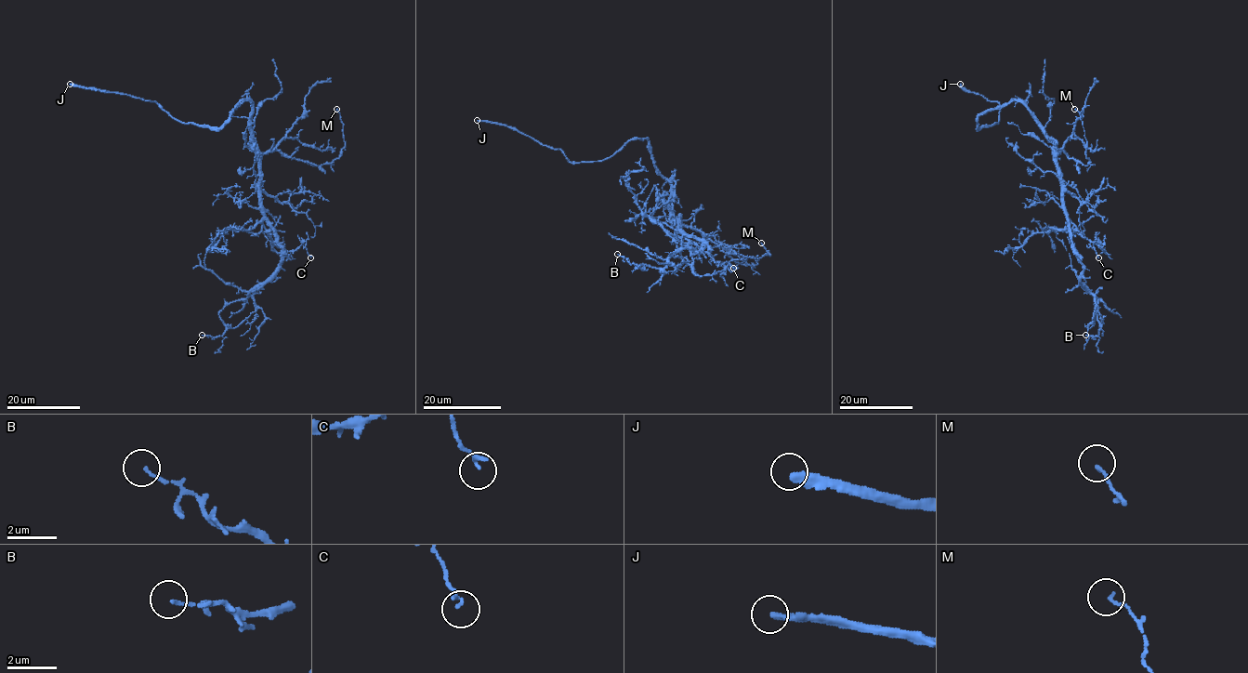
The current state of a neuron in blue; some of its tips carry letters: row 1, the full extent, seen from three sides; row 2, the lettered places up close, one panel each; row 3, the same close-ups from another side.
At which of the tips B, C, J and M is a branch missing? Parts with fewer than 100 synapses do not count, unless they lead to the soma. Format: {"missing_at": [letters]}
{"missing_at": ["J"]}

